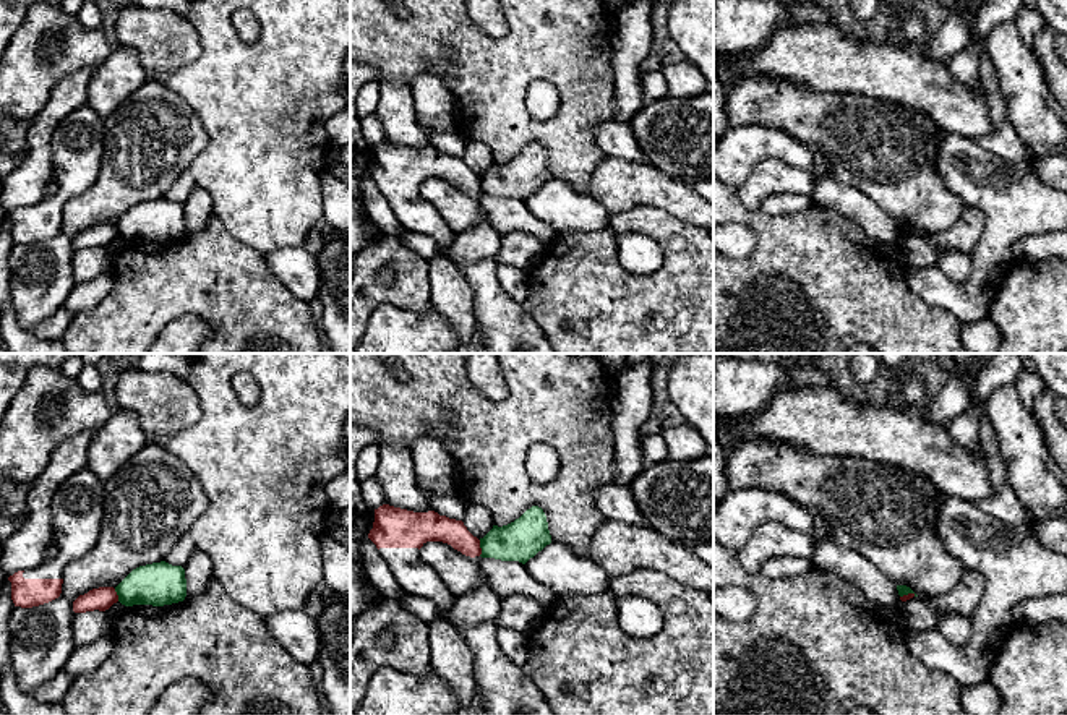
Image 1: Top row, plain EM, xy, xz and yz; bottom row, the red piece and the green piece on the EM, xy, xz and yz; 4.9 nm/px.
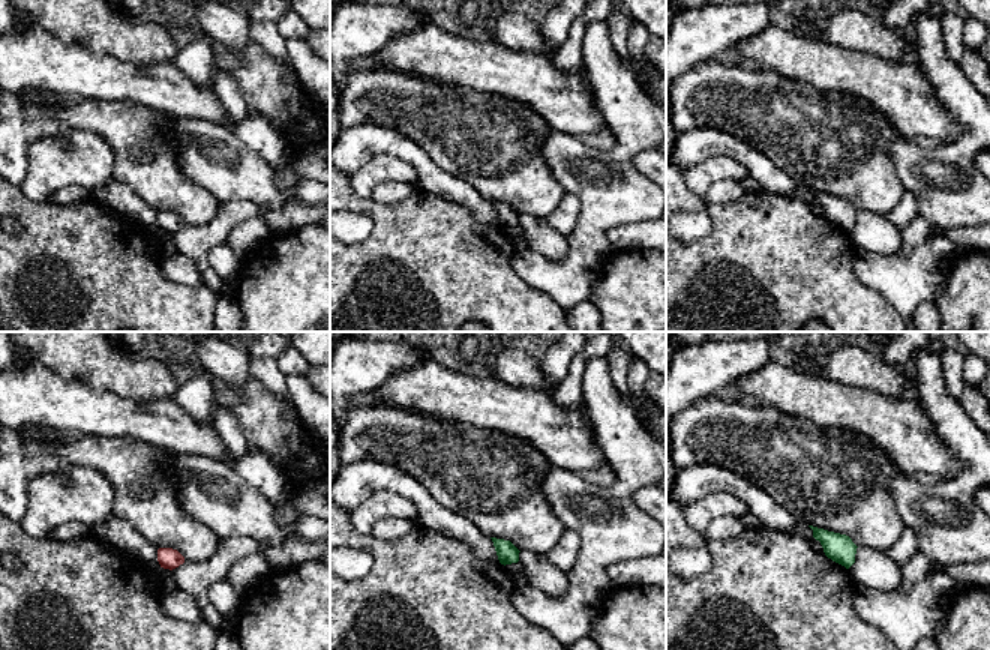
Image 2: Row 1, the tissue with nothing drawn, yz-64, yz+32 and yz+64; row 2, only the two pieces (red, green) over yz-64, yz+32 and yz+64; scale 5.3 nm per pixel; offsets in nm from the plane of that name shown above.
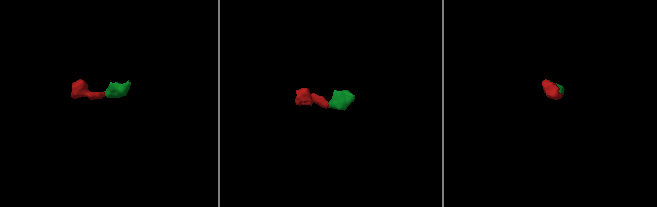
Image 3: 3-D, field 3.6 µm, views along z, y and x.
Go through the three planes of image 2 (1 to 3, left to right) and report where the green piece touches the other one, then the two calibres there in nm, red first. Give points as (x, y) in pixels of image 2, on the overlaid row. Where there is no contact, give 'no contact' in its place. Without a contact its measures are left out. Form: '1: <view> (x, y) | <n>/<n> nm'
1: no contact
2: no contact
3: no contact

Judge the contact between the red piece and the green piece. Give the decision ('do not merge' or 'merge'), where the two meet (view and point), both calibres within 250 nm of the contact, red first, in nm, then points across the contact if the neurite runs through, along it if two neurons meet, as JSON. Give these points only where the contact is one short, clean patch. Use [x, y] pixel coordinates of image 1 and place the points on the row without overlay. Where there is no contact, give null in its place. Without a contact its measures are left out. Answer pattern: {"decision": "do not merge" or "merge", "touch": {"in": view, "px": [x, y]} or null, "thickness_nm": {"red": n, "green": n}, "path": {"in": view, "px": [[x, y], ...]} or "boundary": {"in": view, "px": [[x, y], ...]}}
{"decision": "do not merge", "touch": {"in": "xz", "px": [480, 185]}, "thickness_nm": {"red": 140, "green": 200}, "boundary": {"in": "xz", "px": [[479, 177], [480, 192]]}}

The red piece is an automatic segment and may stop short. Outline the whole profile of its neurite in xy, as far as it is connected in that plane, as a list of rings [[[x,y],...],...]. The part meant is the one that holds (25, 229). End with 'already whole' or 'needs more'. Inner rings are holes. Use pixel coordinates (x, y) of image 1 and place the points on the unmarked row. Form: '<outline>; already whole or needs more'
[[[88,104],[55,125],[50,152],[58,193],[8,214],[15,243],[32,245],[60,233],[63,206],[86,193],[99,177],[104,135],[104,118]]]; needs more

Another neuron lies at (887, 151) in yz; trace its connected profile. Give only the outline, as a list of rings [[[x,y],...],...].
[[[767,76],[741,78],[726,84],[726,126],[759,123],[777,128],[830,162],[832,177],[859,190],[897,222],[928,235],[953,227],[963,201],[936,172],[942,128],[921,112],[856,92],[816,92],[799,83]]]

